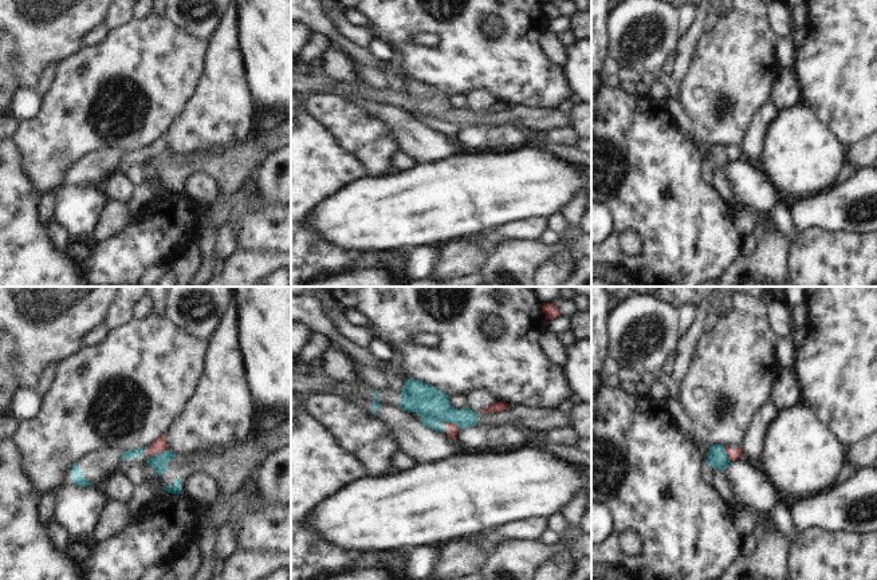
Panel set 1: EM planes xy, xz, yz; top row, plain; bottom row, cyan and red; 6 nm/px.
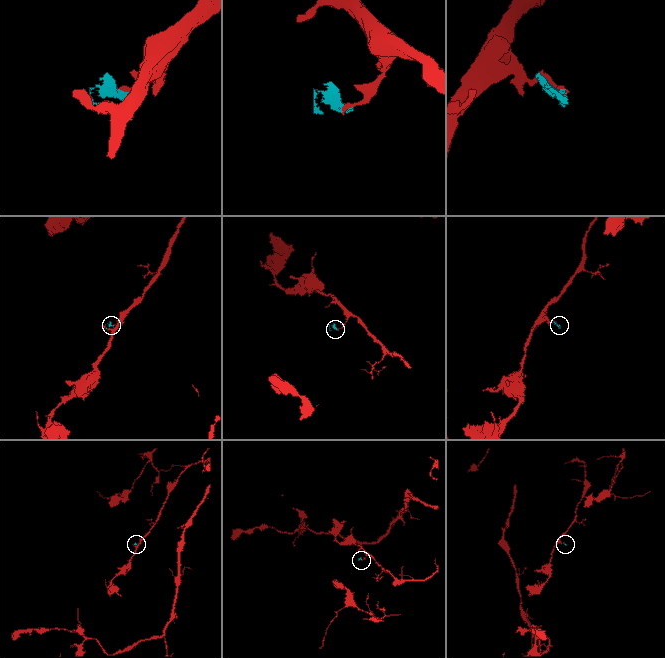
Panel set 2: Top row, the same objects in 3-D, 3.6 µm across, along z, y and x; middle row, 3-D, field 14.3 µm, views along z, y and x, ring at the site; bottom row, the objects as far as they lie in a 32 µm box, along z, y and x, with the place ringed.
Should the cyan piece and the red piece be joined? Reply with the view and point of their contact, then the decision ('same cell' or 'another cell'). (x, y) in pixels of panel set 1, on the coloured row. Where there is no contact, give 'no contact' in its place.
contact xy (156, 454); another cell

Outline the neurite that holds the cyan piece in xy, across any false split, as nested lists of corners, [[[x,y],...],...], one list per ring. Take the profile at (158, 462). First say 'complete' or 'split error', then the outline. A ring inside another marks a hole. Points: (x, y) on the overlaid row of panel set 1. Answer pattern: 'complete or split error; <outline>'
split error; [[[291,418],[259,437],[251,437],[229,446],[196,447],[176,454],[165,450],[148,458],[146,463],[161,477],[164,489],[172,494],[185,494],[192,474],[207,474],[217,484],[223,497],[236,493],[251,472],[280,447],[291,445]]]

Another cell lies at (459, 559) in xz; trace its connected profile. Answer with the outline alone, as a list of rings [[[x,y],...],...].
[[[457,538],[438,549],[434,567],[428,580],[455,580],[479,572],[489,552],[483,551],[465,538]]]

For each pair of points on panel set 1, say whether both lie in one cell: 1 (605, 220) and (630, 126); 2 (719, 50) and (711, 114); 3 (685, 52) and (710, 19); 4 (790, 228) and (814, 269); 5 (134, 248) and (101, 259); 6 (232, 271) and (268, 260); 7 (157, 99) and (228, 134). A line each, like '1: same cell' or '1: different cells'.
1: same cell
2: same cell
3: same cell
4: different cells
5: same cell
6: same cell
7: different cells

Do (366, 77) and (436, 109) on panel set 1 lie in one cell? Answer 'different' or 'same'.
different

